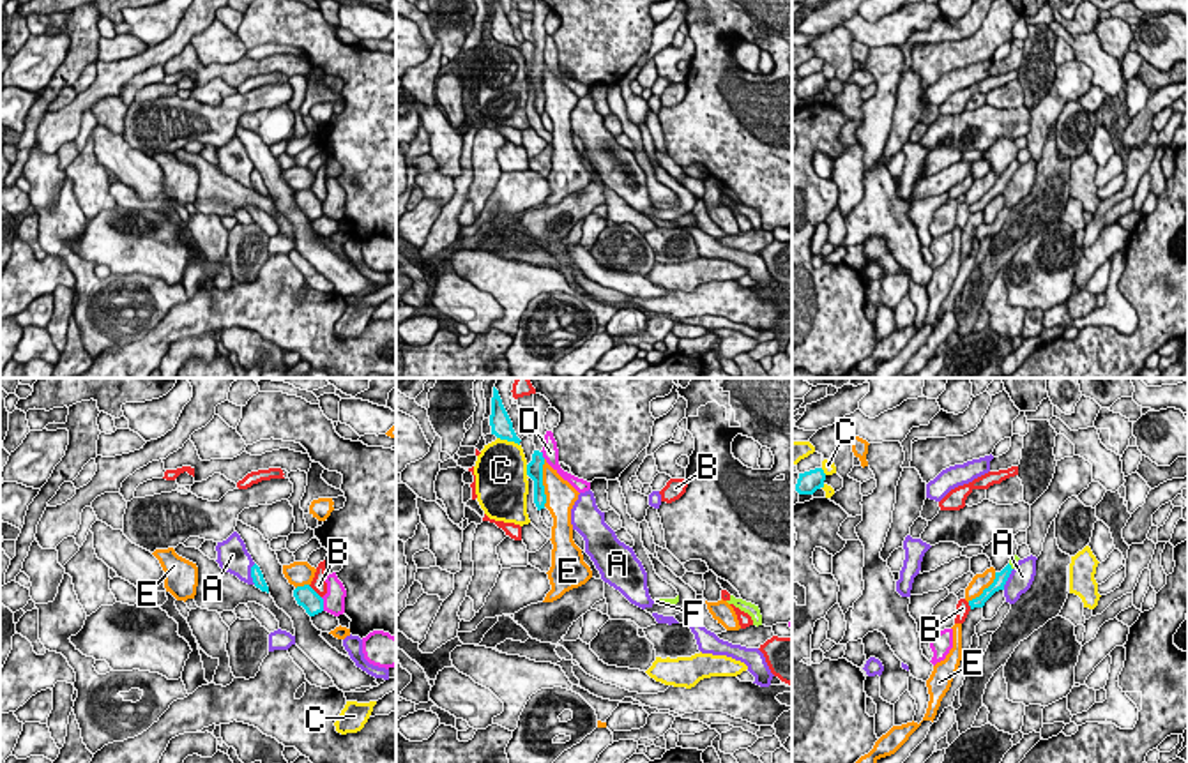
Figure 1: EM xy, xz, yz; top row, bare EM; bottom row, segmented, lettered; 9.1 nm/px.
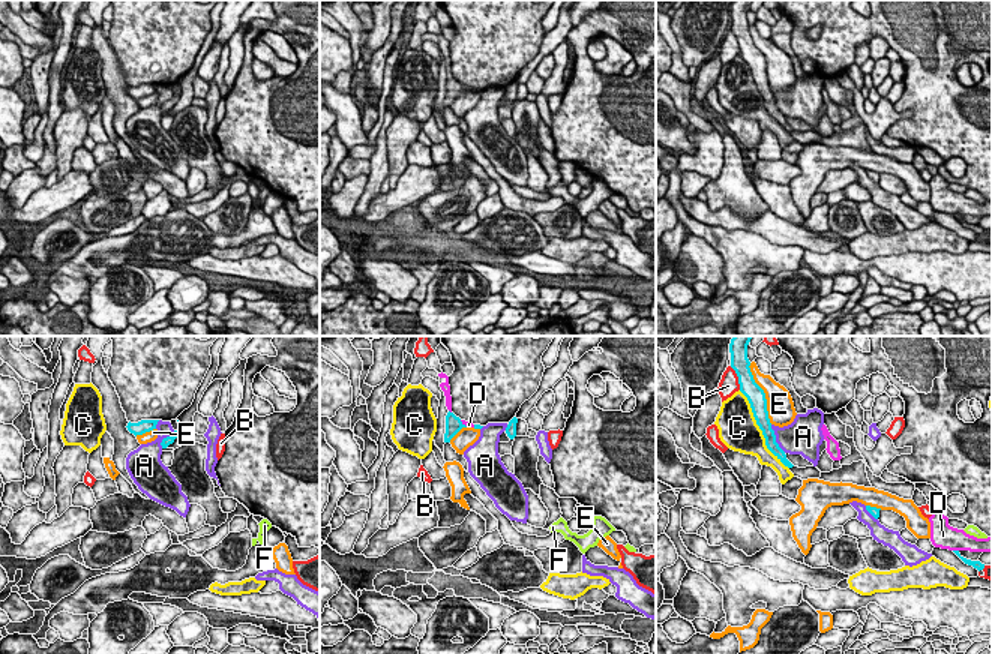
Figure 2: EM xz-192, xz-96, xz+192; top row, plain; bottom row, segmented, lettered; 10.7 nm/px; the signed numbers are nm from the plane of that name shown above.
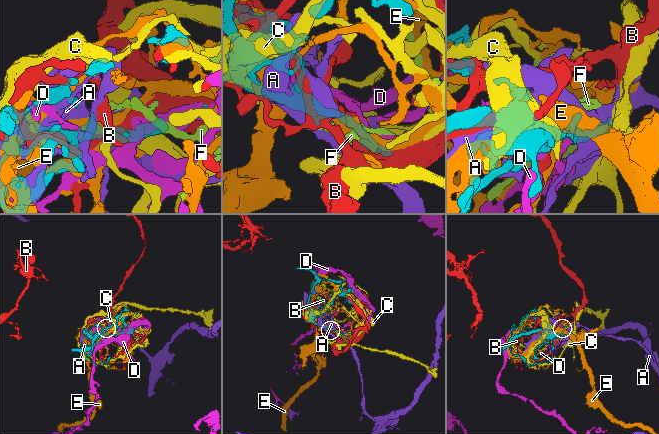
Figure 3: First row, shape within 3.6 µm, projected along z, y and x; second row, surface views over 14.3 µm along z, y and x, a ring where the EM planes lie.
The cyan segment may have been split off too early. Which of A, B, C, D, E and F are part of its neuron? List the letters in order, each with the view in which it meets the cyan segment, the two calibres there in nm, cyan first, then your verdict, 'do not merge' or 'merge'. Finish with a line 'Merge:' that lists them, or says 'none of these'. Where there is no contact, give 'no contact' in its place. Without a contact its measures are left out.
A: meets cyan in xy; 100 nm thick on the cyan side, 280 nm on the other; do not merge
B: meets cyan in xy; 190 nm thick on the cyan side, 140 nm on the other; do not merge
C: meets cyan in xz; 190 nm thick on the cyan side, 460 nm on the other; do not merge
D: meets cyan in xy; 190 nm thick on the cyan side, 190 nm on the other; do not merge
E: meets cyan in xz; 160 nm thick on the cyan side, 280 nm on the other; do not merge
F: meets cyan in yz; 120 nm thick on the cyan side, 70 nm on the other; merge
Merge: F

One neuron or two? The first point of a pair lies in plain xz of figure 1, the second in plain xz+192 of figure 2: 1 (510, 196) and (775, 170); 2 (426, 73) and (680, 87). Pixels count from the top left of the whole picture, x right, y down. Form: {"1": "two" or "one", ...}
{"1": "one", "2": "one"}

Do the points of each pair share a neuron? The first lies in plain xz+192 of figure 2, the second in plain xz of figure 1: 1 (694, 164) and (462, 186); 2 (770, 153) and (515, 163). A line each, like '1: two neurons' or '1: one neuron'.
1: two neurons
2: two neurons

